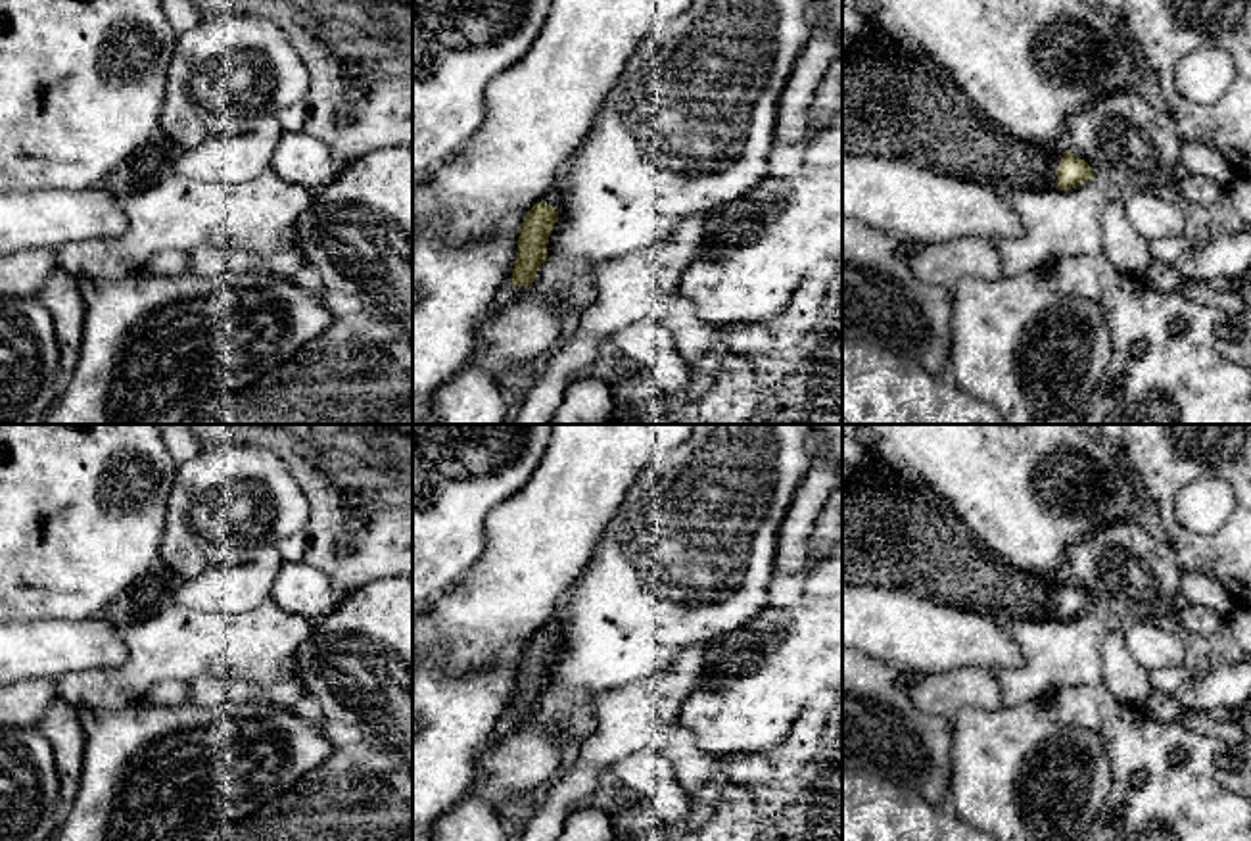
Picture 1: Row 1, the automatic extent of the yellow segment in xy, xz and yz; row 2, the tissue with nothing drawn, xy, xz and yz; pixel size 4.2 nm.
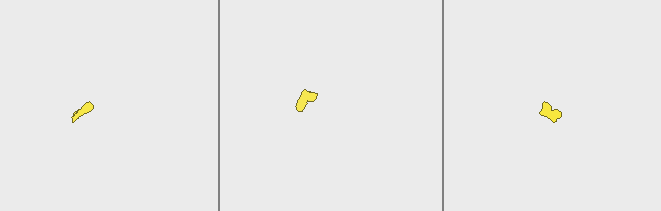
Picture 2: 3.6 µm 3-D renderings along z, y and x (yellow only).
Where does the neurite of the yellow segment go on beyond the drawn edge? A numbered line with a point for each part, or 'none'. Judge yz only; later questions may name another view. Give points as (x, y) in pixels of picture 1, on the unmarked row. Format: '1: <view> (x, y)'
1: yz (895, 536)

